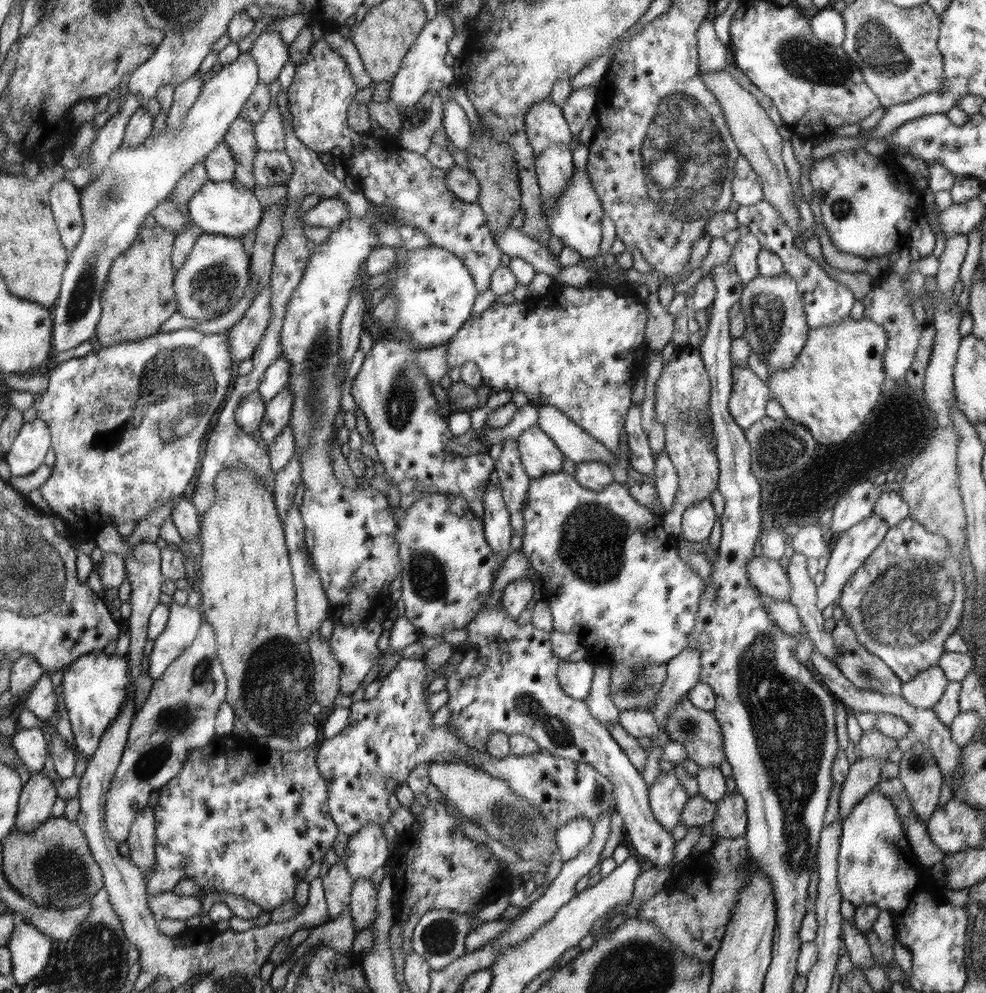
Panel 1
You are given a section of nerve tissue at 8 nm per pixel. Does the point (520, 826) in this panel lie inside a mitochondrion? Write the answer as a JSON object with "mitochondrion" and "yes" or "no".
{"mitochondrion":"yes"}

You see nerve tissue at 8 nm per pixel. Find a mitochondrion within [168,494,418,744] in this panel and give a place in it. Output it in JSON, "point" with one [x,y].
{"point":[281,654]}

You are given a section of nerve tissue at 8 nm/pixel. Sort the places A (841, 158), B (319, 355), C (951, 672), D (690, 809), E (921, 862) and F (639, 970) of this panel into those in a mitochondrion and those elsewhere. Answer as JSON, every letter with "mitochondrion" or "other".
{"A":"other","B":"mitochondrion","C":"other","D":"other","E":"other","F":"mitochondrion"}

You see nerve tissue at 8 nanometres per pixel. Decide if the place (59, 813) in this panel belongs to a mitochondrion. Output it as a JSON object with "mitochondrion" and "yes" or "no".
{"mitochondrion":"no"}

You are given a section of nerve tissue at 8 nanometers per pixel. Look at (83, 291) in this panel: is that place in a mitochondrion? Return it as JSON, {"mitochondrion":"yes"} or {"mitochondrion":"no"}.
{"mitochondrion":"yes"}

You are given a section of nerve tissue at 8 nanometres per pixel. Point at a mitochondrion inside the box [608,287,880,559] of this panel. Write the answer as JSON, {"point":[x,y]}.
{"point":[768,312]}

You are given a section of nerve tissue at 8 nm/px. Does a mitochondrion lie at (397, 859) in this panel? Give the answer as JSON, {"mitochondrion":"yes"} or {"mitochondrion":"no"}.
{"mitochondrion":"no"}

